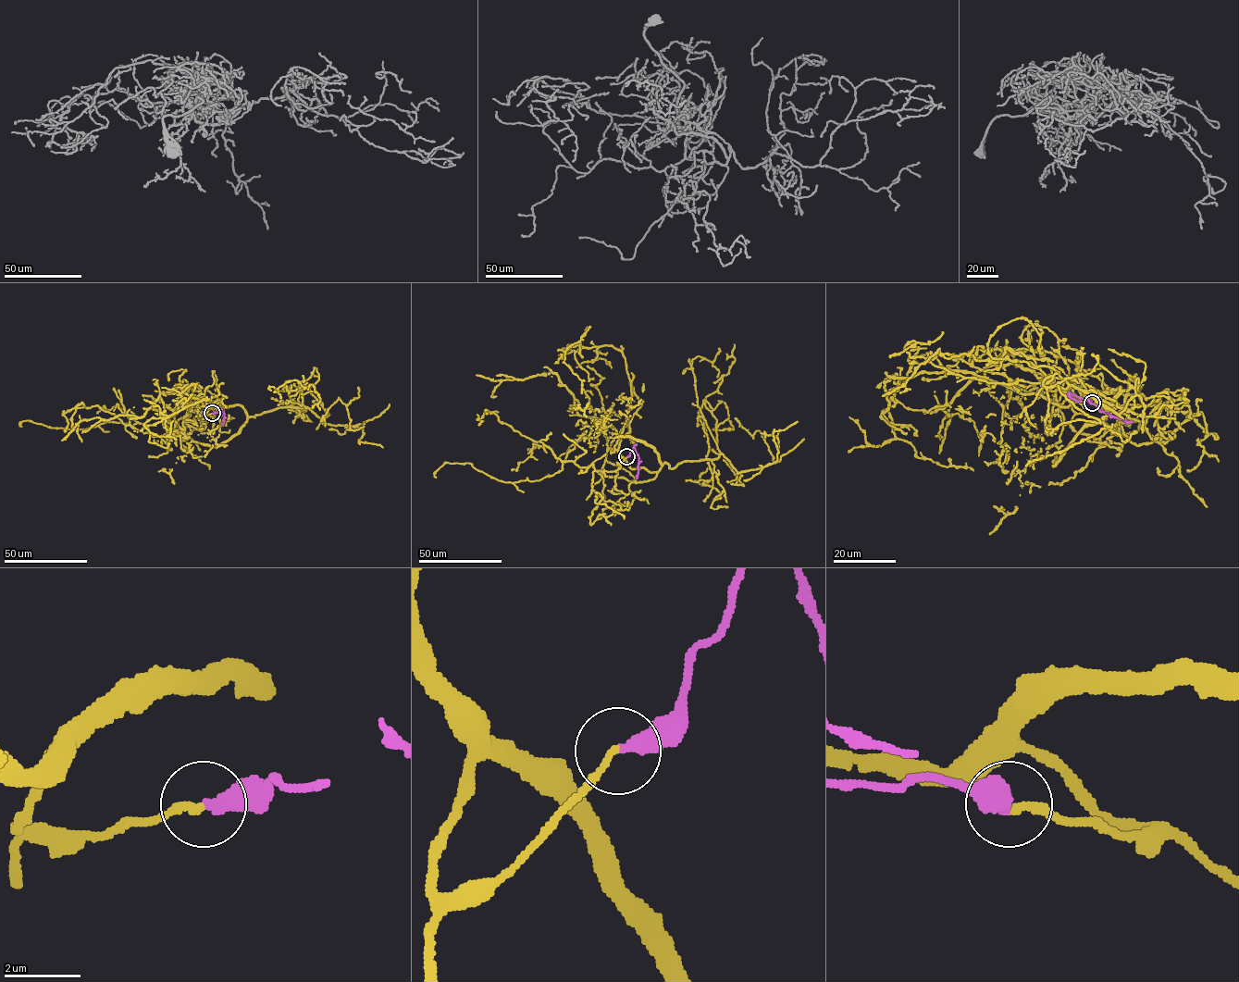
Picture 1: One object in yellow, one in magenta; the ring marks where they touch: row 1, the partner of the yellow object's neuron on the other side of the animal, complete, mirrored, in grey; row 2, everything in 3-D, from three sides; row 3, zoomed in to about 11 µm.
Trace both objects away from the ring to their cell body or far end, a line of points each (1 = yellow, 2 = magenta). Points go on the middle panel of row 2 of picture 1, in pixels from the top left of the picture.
1: (626, 456), (619, 463), (656, 476), (628, 481), (562, 461), (532, 481), (466, 463), (445, 463), (436, 477)
2: (626, 456), (635, 444), (638, 457), (637, 478)

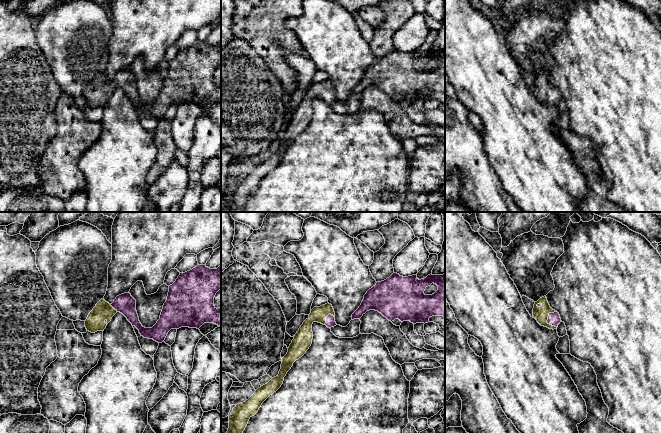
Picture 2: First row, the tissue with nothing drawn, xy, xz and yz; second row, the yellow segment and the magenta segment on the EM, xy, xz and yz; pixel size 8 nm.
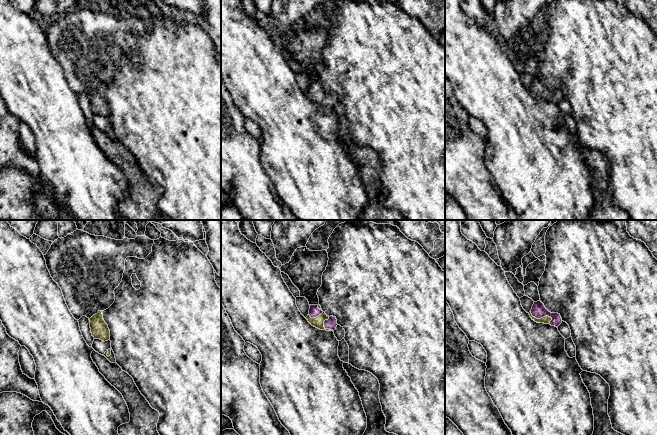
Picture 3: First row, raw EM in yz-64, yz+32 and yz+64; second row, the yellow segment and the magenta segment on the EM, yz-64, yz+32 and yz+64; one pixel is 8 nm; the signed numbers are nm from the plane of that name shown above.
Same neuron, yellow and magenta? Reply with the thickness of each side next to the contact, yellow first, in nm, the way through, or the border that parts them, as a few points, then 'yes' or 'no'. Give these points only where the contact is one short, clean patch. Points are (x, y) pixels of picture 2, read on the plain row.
calibres 120 and 100 nm; way yz (541, 90), (546, 98), (554, 95); yes

